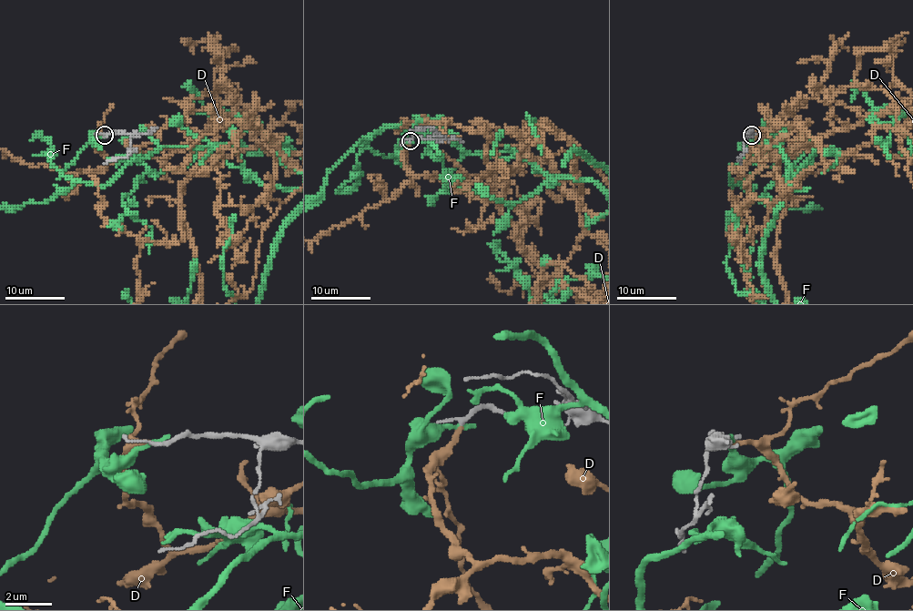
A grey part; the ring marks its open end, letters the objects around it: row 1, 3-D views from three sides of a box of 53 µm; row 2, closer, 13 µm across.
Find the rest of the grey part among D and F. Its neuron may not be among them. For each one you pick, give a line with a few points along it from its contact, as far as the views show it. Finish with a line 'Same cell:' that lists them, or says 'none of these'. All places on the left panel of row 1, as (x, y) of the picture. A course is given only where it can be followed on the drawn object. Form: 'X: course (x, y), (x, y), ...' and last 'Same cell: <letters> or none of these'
Same cell: D

